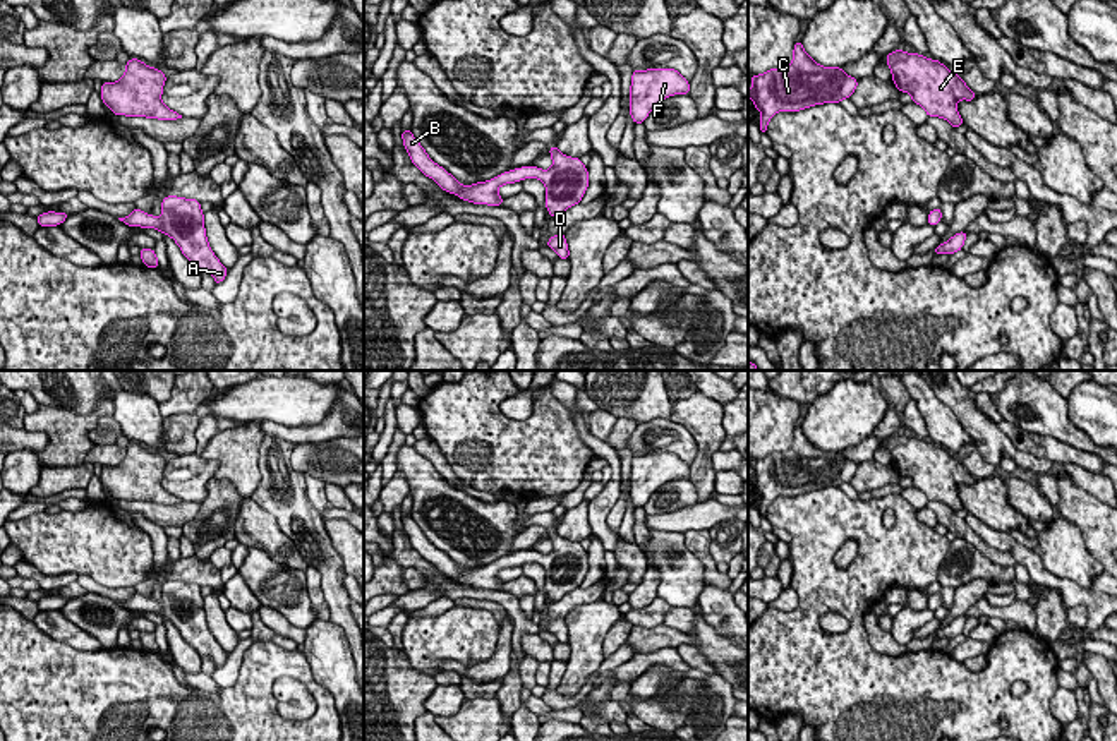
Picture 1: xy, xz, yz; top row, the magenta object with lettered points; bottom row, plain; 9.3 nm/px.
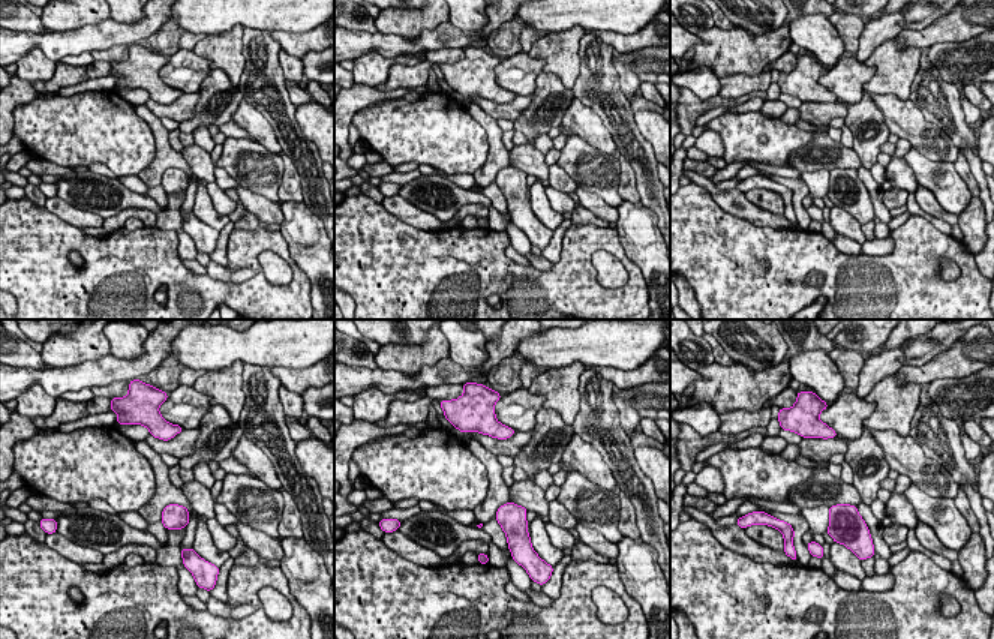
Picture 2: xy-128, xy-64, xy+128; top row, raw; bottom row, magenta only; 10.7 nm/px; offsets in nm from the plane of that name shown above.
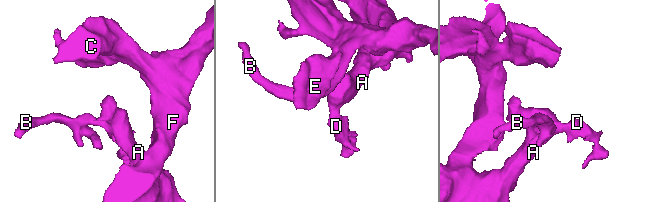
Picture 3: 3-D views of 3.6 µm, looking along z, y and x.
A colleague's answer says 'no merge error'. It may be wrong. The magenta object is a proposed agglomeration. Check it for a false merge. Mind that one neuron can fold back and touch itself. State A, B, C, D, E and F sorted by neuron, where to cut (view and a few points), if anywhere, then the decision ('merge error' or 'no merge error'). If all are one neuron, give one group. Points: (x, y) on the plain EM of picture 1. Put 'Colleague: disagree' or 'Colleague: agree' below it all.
A B C D E F; no cut; no merge error
Colleague: agree

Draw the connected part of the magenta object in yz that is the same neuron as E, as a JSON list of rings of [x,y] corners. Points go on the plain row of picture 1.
[[[903,434],[891,436],[885,446],[896,472],[909,477],[911,485],[920,489],[928,501],[944,503],[956,513],[964,508],[957,496],[957,485],[973,485],[976,479],[957,458],[939,444]]]

